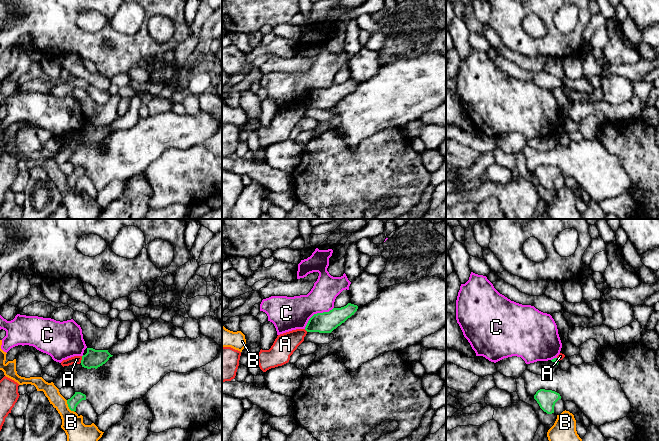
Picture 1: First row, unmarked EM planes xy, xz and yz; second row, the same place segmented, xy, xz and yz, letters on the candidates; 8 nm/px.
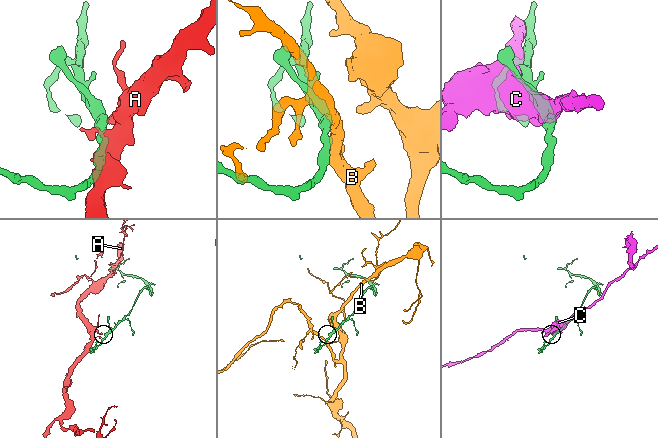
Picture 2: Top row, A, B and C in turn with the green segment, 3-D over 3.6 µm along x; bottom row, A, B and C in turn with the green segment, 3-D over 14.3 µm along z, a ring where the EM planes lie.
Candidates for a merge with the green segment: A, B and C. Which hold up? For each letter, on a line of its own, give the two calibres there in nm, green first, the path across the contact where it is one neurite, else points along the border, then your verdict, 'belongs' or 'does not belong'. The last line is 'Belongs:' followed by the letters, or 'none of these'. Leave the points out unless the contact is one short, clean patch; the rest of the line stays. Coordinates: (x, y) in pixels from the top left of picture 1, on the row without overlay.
A: 150 nm thick on the green side, 60 nm on the other; border along xy (82, 132), (80, 138); does not belong
B: 80 nm thick on the green side, 200 nm on the other; border along xy (66, 176), (67, 182), (74, 188); does not belong
C: 170 nm thick on the green side, 280 nm on the other; does not belong
Belongs: none of these

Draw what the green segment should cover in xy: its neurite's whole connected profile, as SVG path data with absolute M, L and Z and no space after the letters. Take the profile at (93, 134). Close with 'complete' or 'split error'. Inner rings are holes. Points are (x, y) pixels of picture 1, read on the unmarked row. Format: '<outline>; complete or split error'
M87 124L87 129L82 132L81 141L84 144L91 145L102 142L110 133L112 133L108 126L95 126L93 124Z; complete

